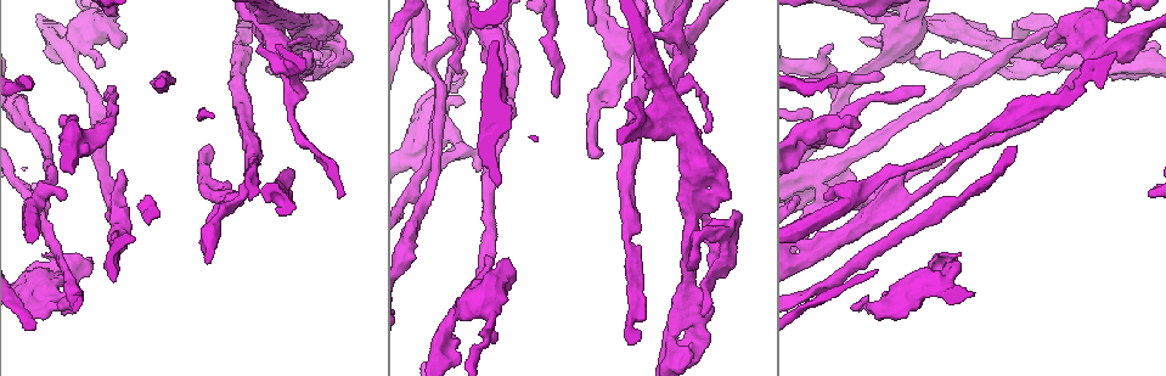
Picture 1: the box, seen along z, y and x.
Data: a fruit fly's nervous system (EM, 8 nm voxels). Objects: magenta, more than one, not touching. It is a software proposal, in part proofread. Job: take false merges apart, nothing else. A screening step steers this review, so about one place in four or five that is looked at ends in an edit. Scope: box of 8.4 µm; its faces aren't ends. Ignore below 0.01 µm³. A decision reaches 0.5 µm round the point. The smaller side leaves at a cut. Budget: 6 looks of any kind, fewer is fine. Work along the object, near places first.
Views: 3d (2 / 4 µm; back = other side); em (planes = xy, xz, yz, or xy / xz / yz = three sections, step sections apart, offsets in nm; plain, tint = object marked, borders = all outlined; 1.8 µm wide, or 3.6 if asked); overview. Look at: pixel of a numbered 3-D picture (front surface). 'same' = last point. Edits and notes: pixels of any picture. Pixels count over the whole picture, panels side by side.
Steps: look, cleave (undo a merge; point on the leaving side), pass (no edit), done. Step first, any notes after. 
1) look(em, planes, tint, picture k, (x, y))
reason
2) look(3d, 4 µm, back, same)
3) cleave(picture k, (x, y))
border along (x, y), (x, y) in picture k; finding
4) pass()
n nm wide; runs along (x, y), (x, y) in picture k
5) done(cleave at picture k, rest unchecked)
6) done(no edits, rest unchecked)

look(em, 3.6 µm, yz, step 16, tint, picture 1, (727, 235))
three-way junction

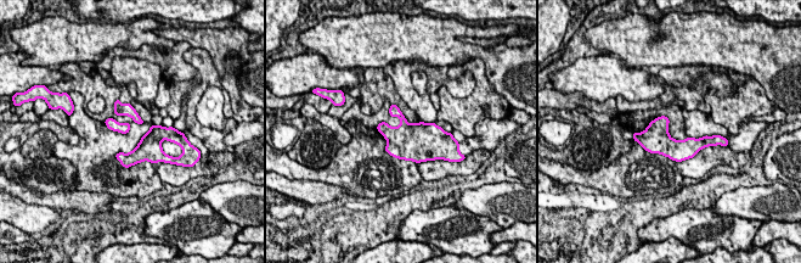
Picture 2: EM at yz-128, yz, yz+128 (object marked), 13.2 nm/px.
look(em, 3.6 µm, planes, tint, same)

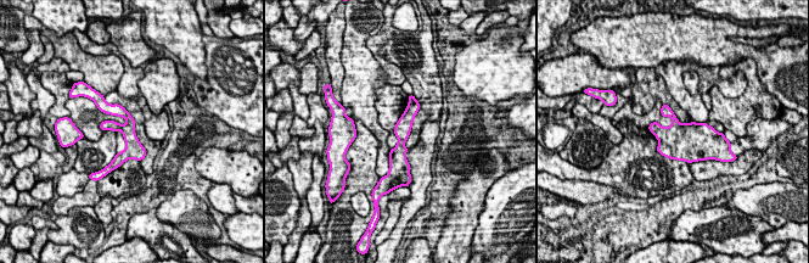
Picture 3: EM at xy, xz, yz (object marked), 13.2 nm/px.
pass()
220 nm wide; continuous, no second neuron

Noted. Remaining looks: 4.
look(3d, 4 µm, picture 1, (846, 85))
a fork

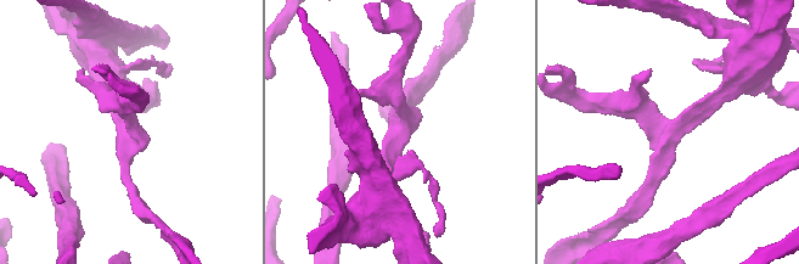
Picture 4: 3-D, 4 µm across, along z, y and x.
look(em, xz, step 4, borders, picture 4, (394, 130))
3 arms; arms of 170, 170, 260 nm; now the EM

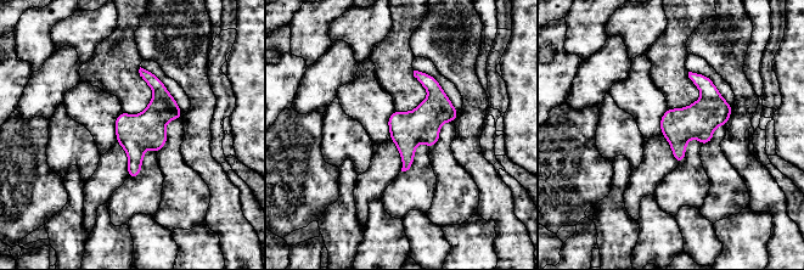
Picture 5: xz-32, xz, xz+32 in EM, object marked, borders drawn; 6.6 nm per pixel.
pass()
all the same neuron

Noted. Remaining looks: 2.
look(3d, 2 µm, picture 1, (79, 272))
abrupt turn

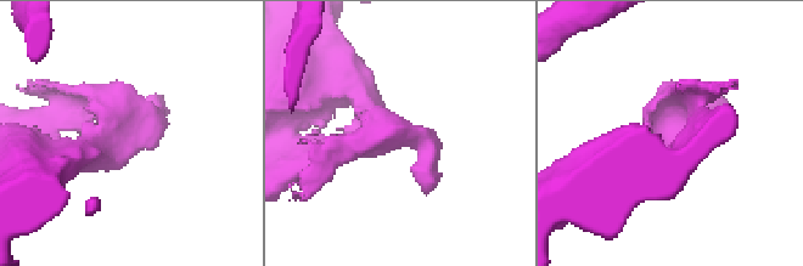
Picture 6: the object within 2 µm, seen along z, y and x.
look(em, planes, tint, picture 6, (389, 131))
shape alone is not enough

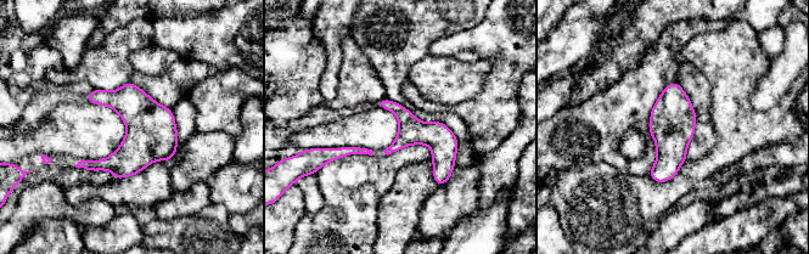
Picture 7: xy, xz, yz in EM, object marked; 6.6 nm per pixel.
pass()
180 nm wide; runs along (382, 103), (440, 151), (440, 181) in picture 7; all the same neuron

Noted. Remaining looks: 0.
done(no edits, rest unchecked)

